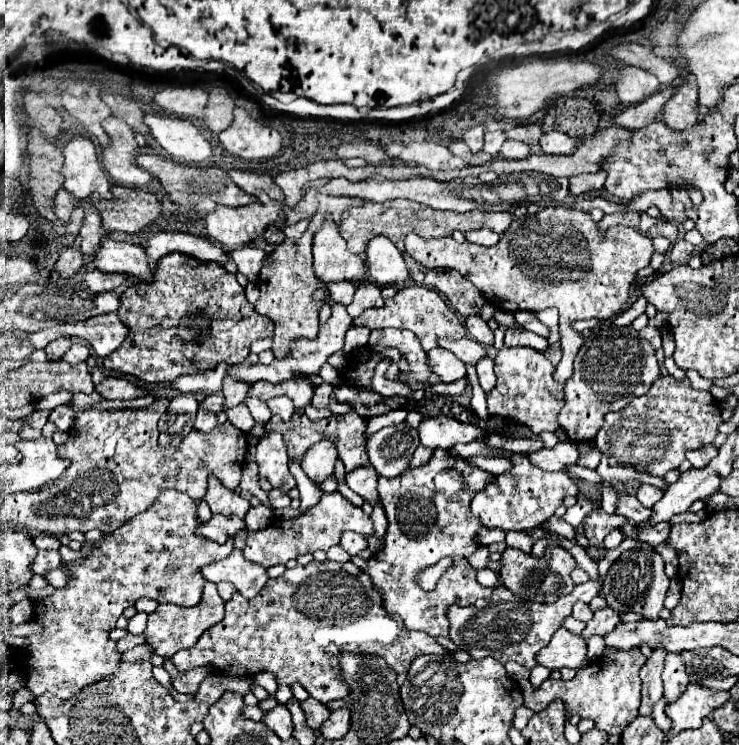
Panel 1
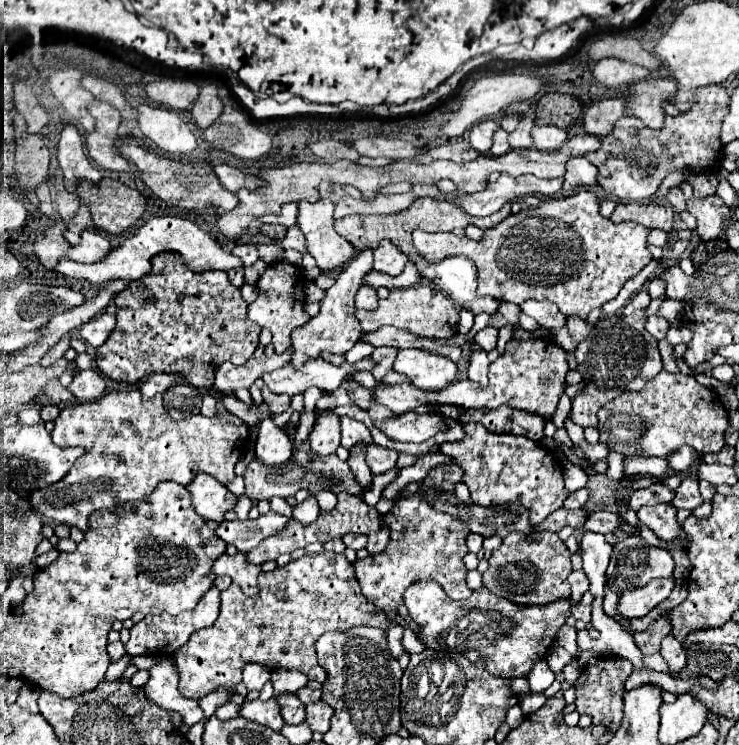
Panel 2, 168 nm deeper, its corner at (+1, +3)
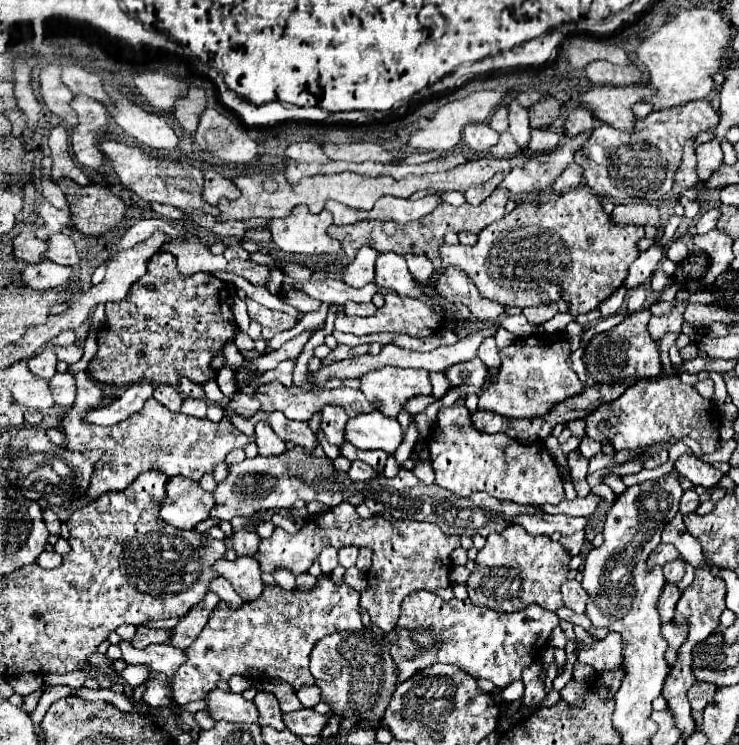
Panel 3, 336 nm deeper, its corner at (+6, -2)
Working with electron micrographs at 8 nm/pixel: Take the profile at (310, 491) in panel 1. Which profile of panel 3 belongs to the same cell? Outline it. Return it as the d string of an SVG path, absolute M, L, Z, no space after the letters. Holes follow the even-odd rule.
M232 531L228 535L228 539L232 541L232 549L236 551L236 555L248 555L248 557L252 557L258 551L258 543L260 543L260 535L258 533Z

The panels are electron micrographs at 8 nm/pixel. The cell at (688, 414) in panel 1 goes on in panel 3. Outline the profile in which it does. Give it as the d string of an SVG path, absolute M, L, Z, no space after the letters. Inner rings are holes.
M660 377L660 379L646 379L638 381L636 385L628 387L620 395L620 399L614 399L612 403L604 403L604 407L598 407L592 411L592 415L586 417L586 435L598 443L610 443L616 451L634 451L638 447L654 445L668 439L682 439L692 437L700 443L702 453L714 453L716 443L720 439L720 417L716 413L716 407L710 399L704 399L692 385L686 385L680 381L680 377Z

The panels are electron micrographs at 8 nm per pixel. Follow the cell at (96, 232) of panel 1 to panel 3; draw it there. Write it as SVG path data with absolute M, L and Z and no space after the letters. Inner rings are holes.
M40 201L38 215L42 217L42 225L36 231L36 235L40 239L48 239L50 235L60 233L62 229L70 229L72 227L72 217L70 217L68 207L66 209L56 209L48 201Z

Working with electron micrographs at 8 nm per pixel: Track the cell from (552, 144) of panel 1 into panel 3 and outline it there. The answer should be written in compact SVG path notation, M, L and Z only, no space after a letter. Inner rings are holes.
M532 129L532 139L528 149L532 153L548 153L554 147L558 147L558 133L550 131L550 129Z

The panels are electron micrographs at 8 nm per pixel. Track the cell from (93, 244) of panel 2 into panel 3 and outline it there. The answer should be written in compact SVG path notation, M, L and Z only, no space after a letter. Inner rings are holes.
M56 233L48 239L48 251L44 257L60 265L76 265L82 261L74 239L64 233Z

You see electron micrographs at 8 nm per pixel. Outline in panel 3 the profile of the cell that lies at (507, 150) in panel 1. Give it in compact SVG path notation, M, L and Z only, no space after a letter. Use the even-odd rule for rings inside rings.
M516 101L508 105L510 111L510 133L514 135L514 141L520 149L524 149L530 141L530 125L528 125L528 111L520 107Z

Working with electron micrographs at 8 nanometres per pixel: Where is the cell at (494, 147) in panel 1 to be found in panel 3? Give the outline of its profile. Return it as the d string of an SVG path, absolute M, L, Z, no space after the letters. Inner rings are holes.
M502 133L500 135L500 141L490 149L490 155L492 157L514 157L516 153L518 153L520 149L518 149L518 145L514 143L514 139L512 139L512 135L510 133Z

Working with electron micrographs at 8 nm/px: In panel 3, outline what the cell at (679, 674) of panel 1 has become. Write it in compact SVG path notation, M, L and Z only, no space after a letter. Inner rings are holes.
M672 623L662 625L662 635L668 641L668 649L666 649L666 663L672 667L672 663L676 663L676 651L680 649L680 645L684 643L684 635L686 631L682 627L676 627Z

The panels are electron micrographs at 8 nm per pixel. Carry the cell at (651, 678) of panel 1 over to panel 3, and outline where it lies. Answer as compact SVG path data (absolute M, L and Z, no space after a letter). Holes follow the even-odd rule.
M666 585L660 599L658 599L658 611L660 611L660 621L670 623L674 617L674 607L680 599L680 591L676 585Z

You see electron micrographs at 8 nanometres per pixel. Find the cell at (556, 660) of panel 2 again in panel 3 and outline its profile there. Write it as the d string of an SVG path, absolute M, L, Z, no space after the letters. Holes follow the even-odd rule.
M610 631L604 639L598 641L598 645L590 651L580 651L577 661L592 665L596 671L614 671L622 669L624 655L622 655L622 637L620 633Z

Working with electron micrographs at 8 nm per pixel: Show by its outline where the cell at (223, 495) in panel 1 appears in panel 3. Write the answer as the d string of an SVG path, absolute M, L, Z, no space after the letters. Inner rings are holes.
M178 475L166 483L166 501L160 509L160 519L180 529L196 529L198 523L210 517L214 505L214 495L204 491L198 481Z

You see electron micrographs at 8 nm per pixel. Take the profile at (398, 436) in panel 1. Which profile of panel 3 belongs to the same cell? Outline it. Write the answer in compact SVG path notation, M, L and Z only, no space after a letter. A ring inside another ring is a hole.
M352 461L352 467L350 467L348 475L352 479L356 479L356 481L364 481L364 479L368 481L368 479L380 477L380 473L378 471L372 471L372 467L368 467L368 463L364 463L364 461Z

